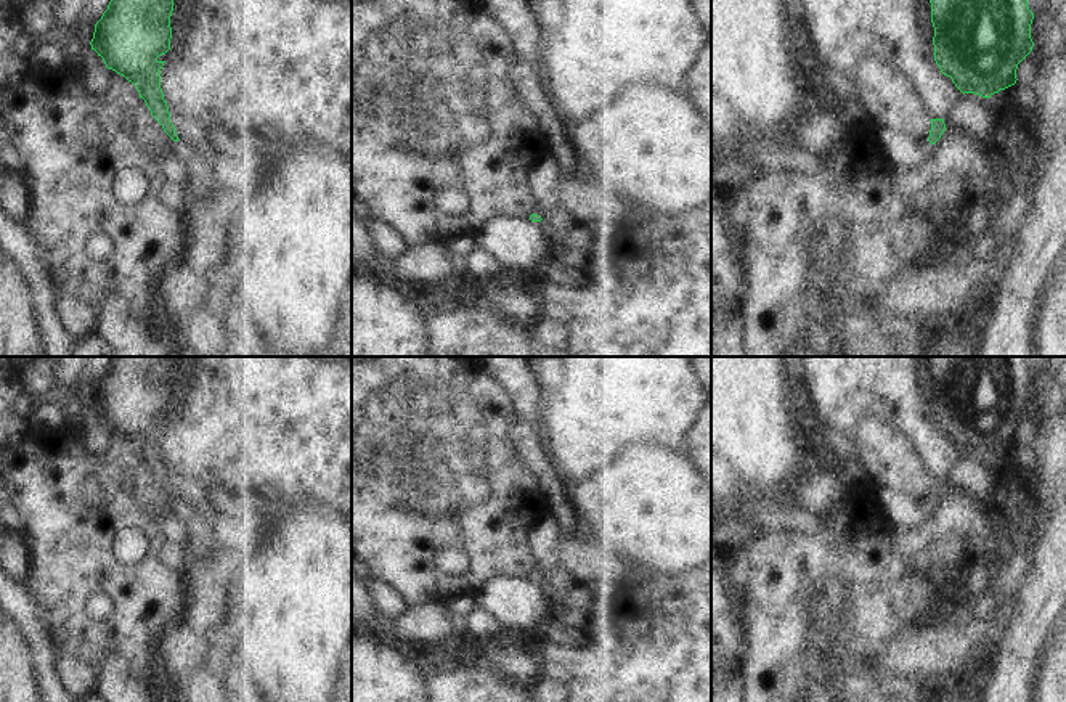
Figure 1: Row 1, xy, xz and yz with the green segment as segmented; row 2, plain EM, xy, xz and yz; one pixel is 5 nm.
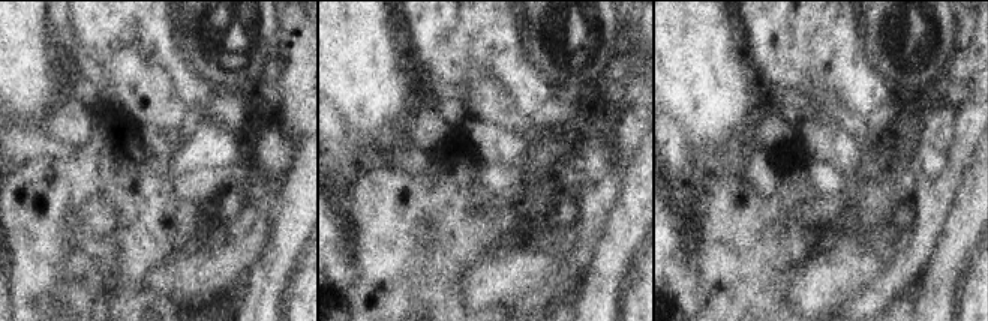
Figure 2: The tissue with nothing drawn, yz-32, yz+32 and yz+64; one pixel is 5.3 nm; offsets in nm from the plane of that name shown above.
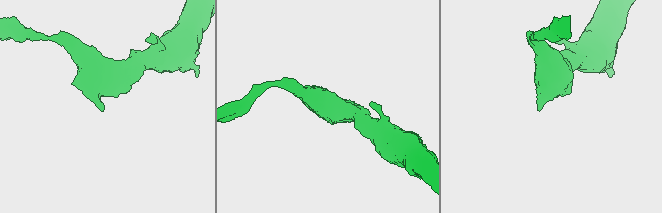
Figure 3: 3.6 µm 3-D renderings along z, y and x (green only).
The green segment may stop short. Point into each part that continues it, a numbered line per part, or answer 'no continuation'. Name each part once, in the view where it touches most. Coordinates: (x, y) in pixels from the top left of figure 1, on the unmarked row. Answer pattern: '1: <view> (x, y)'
1: xz (543, 538)

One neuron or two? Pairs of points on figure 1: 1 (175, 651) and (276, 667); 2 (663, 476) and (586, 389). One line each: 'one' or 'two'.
1: two
2: two

